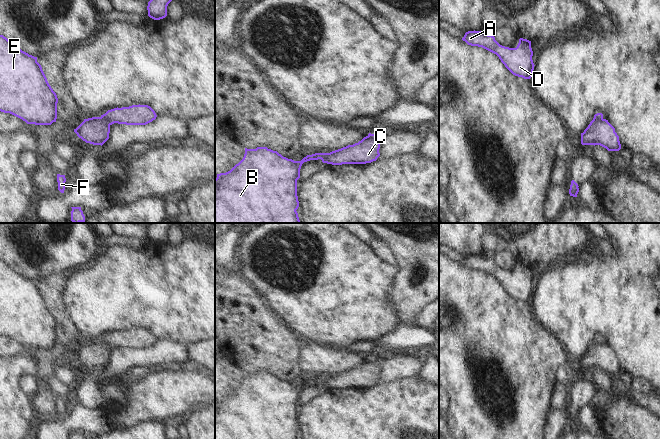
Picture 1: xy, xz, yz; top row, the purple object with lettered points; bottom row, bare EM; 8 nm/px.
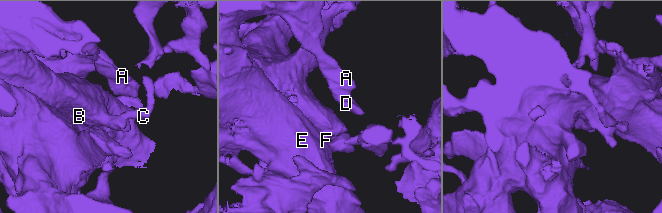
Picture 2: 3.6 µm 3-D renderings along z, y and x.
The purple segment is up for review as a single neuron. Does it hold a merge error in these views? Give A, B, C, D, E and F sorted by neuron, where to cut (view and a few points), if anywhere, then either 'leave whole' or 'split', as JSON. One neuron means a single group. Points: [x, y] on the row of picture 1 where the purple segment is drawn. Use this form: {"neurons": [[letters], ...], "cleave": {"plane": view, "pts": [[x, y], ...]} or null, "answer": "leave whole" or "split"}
{"neurons": [["A", "B", "D", "E", "F"], ["C"]], "cleave": {"plane": "xy", "pts": [[100, 117], [110, 124]]}, "answer": "split"}

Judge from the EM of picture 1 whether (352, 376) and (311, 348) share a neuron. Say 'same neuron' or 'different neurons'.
different neurons

